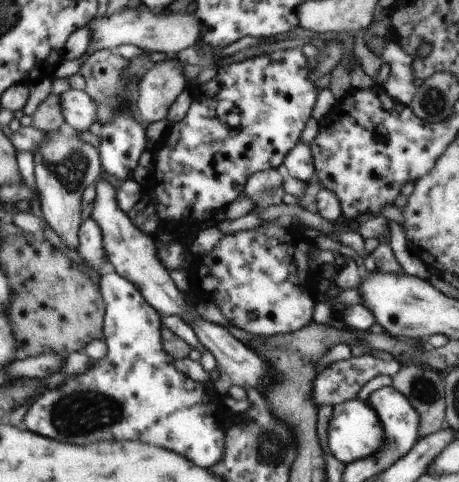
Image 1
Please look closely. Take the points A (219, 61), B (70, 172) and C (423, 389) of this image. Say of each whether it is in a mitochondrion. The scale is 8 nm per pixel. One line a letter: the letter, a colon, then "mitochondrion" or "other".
A: other
B: mitochondrion
C: mitochondrion

